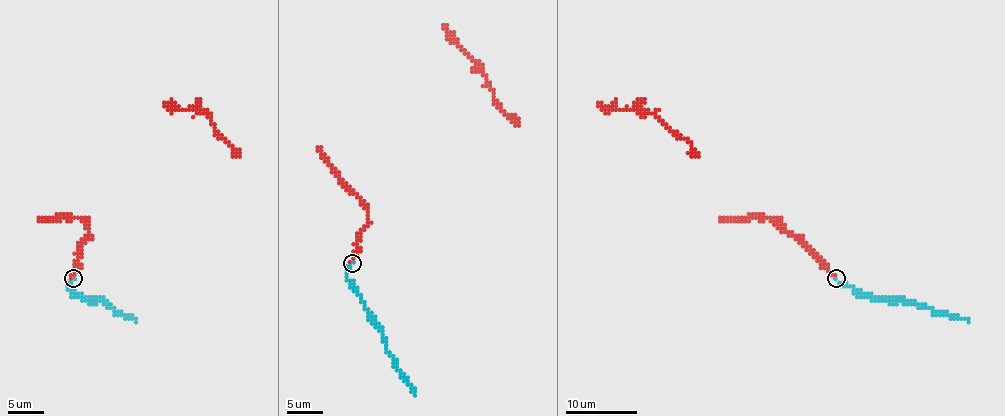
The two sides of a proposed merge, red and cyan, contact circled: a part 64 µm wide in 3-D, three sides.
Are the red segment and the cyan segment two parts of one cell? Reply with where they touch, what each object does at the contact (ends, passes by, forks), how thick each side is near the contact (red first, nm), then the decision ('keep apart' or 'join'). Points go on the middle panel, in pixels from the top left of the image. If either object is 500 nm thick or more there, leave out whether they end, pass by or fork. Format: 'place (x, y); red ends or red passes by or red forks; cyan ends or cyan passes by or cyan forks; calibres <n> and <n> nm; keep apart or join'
place (352, 263); red ends; cyan ends; calibres 320 and 90 nm; join

